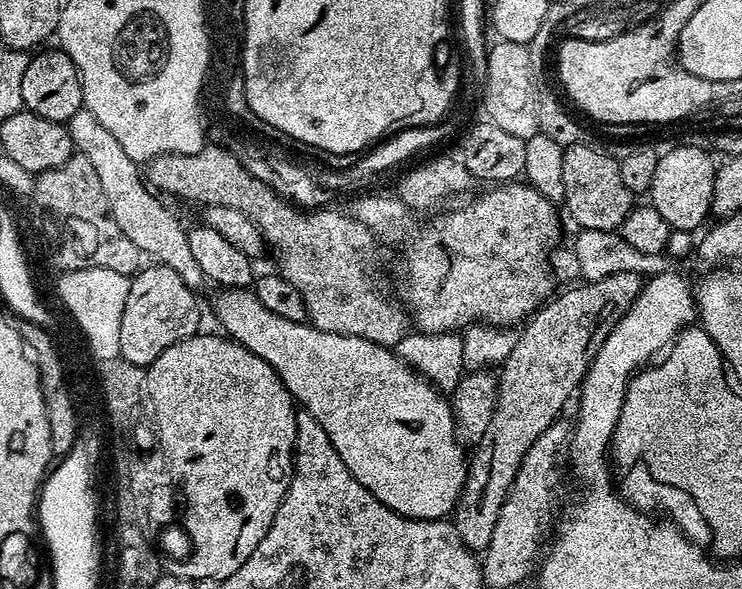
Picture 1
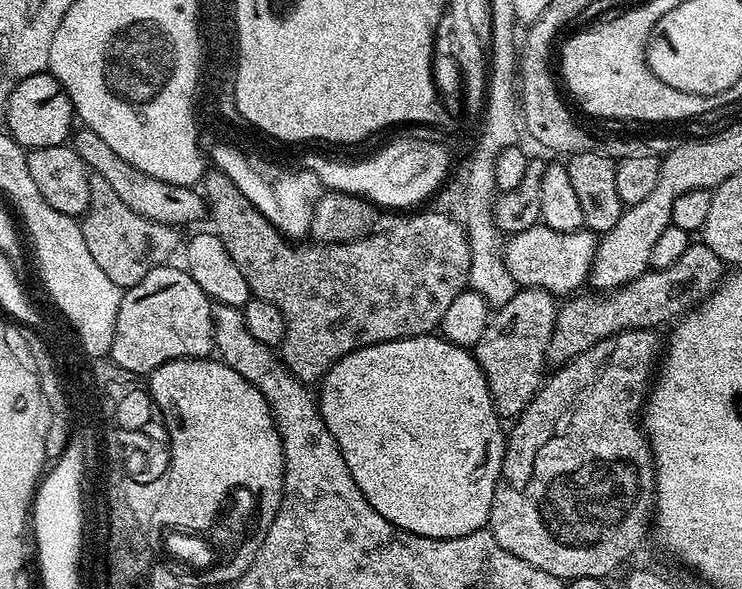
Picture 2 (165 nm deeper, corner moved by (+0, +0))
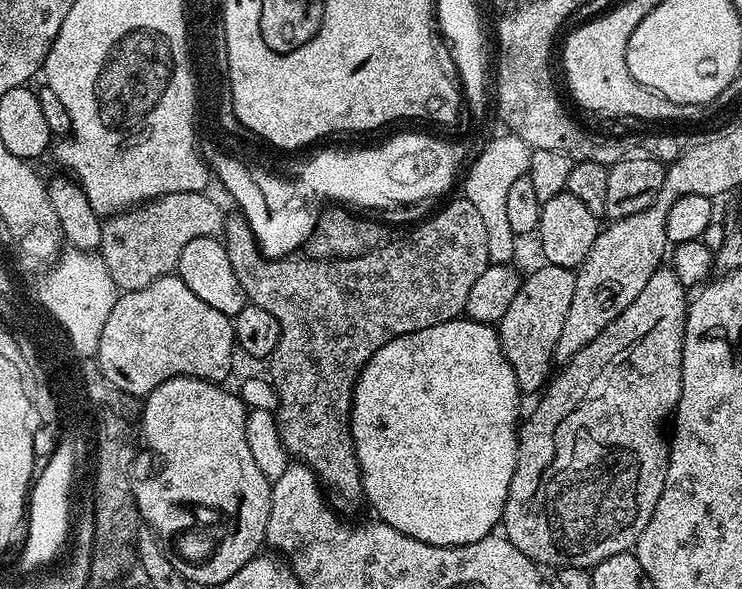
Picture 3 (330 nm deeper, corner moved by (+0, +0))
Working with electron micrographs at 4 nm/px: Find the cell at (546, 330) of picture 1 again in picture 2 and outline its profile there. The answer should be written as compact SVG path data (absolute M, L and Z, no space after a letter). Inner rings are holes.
M702 242L689 243L686 254L674 266L652 268L620 288L601 291L596 296L573 295L559 305L554 330L548 347L548 360L553 365L567 364L607 336L626 328L649 328L675 321L711 296L726 275L726 265L710 246Z

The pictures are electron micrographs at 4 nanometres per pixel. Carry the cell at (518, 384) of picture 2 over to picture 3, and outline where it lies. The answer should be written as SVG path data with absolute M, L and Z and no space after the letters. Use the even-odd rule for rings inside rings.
M547 262L541 265L537 272L521 279L518 294L514 294L514 302L510 302L498 325L500 345L514 370L514 378L521 393L524 394L536 391L539 393L549 383L550 373L554 368L558 334L562 334L562 322L566 322L566 313L570 311L576 285L573 269Z

